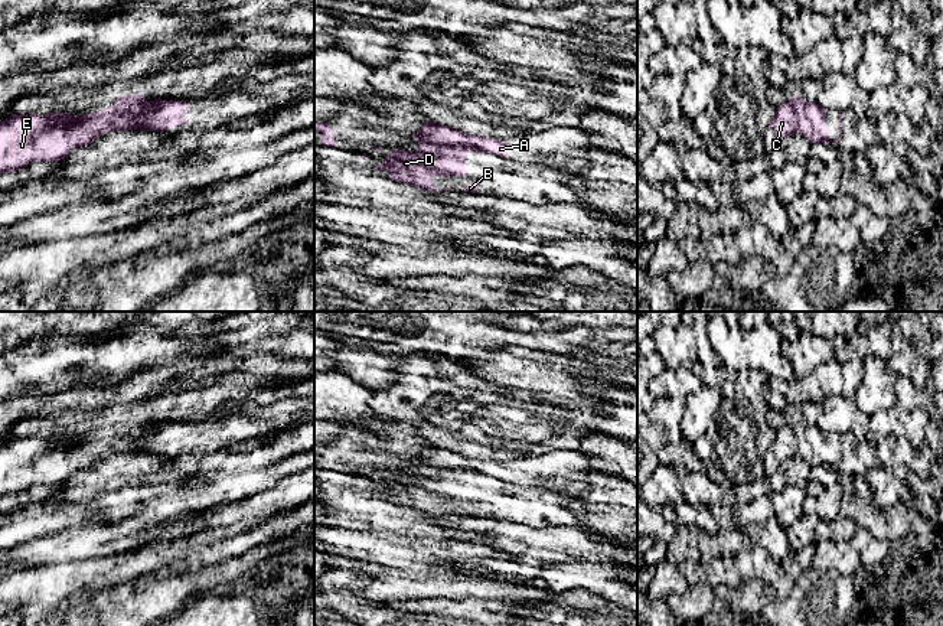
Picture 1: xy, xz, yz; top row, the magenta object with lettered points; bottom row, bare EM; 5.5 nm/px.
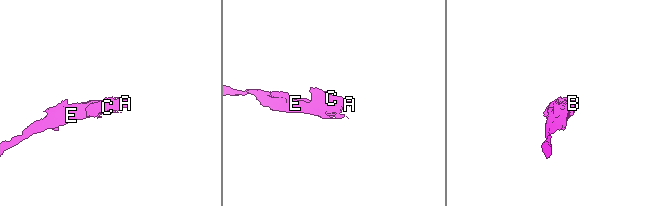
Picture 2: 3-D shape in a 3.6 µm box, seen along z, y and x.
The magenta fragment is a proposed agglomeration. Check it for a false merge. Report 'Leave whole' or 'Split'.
Split

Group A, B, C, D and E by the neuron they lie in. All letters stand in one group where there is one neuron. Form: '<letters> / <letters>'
A C / B D E

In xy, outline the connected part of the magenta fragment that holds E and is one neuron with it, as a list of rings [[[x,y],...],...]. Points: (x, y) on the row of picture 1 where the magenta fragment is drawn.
[[[143,94],[120,95],[114,107],[121,120],[111,121],[98,133],[69,128],[81,115],[52,111],[48,115],[10,114],[0,121],[0,173],[10,173],[32,162],[65,160],[78,147],[91,144],[97,137],[117,130],[134,130],[136,117],[154,110],[161,98],[147,101]]]

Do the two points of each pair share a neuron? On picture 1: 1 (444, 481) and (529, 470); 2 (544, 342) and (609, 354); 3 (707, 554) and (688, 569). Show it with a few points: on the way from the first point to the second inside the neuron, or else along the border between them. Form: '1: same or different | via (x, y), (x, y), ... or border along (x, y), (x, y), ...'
1: different | border along (505, 479), (537, 491)
2: different | border along (589, 341), (578, 345)
3: same | via (707, 560), (700, 569), (694, 569)

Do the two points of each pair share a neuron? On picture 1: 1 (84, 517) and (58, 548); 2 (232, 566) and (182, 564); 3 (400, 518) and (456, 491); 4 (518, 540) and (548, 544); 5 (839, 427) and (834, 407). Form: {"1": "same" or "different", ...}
{"1": "different", "2": "different", "3": "different", "4": "same", "5": "same"}

